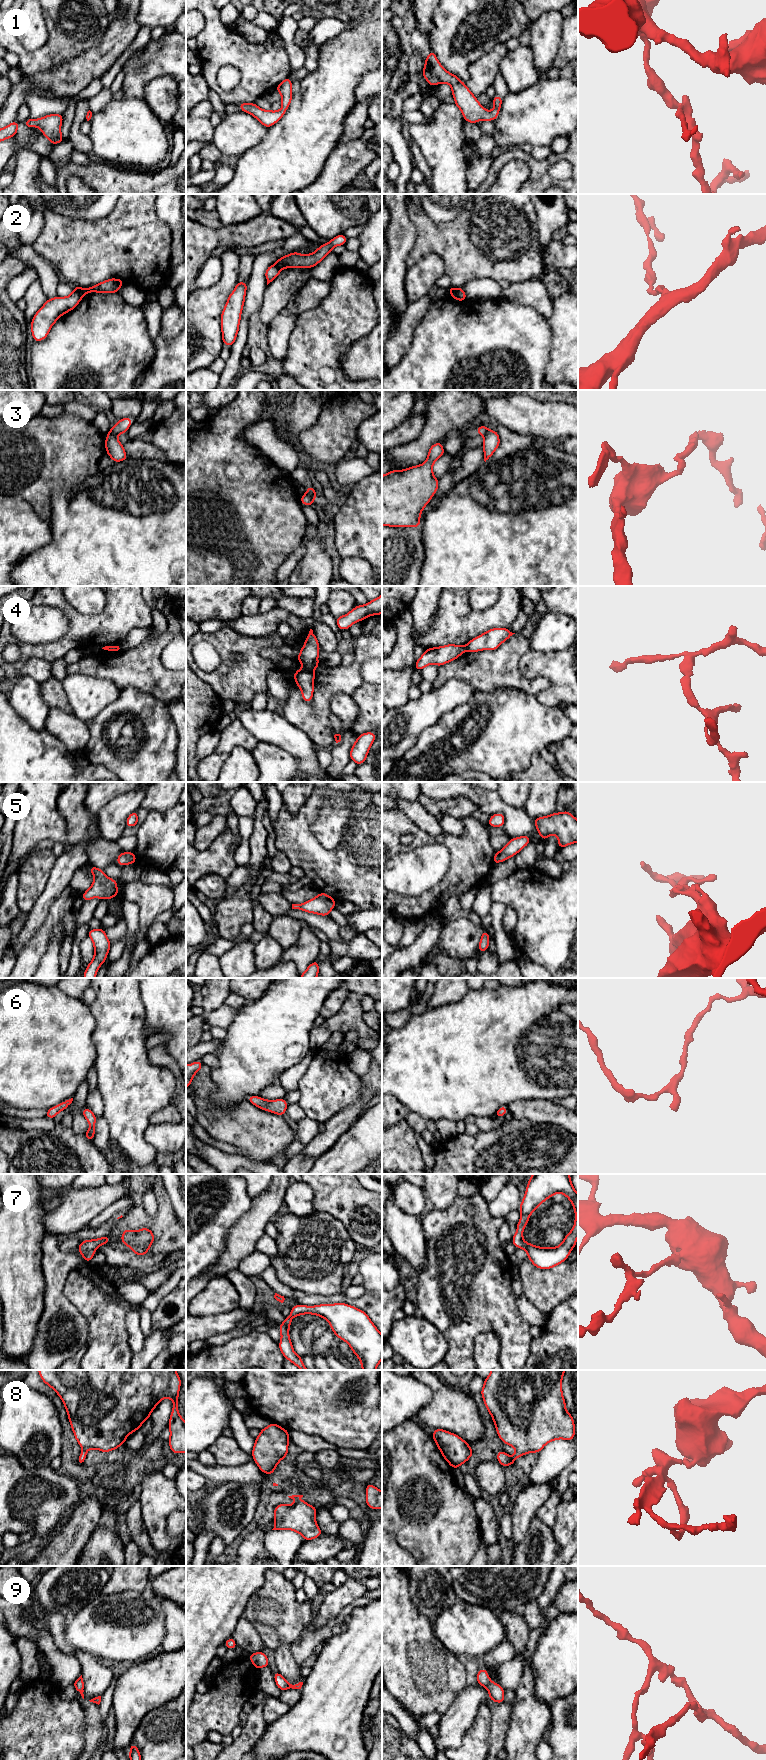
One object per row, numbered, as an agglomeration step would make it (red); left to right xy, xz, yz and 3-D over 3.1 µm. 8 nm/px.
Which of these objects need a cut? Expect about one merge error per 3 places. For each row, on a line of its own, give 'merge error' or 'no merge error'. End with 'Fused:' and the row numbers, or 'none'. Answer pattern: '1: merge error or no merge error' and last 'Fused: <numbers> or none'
1: no merge error
2: merge error
3: merge error
4: merge error
5: no merge error
6: no merge error
7: no merge error
8: no merge error
9: no merge error
Fused: 2, 3, 4

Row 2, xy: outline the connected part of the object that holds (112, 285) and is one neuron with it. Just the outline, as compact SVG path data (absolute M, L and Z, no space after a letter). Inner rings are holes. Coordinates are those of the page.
M110 278L104 282L95 284L89 288L81 288L82 294L88 294L90 292L99 293L118 293L120 287L125 281L122 279Z

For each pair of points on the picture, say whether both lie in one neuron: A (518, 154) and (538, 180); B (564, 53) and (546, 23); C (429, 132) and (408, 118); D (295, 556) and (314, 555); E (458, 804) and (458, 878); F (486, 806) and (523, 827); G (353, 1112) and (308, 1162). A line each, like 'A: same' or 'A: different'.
A: same
B: different
C: different
D: different
E: different
F: same
G: different

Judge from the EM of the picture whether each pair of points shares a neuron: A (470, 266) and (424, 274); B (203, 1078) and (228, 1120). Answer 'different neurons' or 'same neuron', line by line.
A: different neurons
B: same neuron

